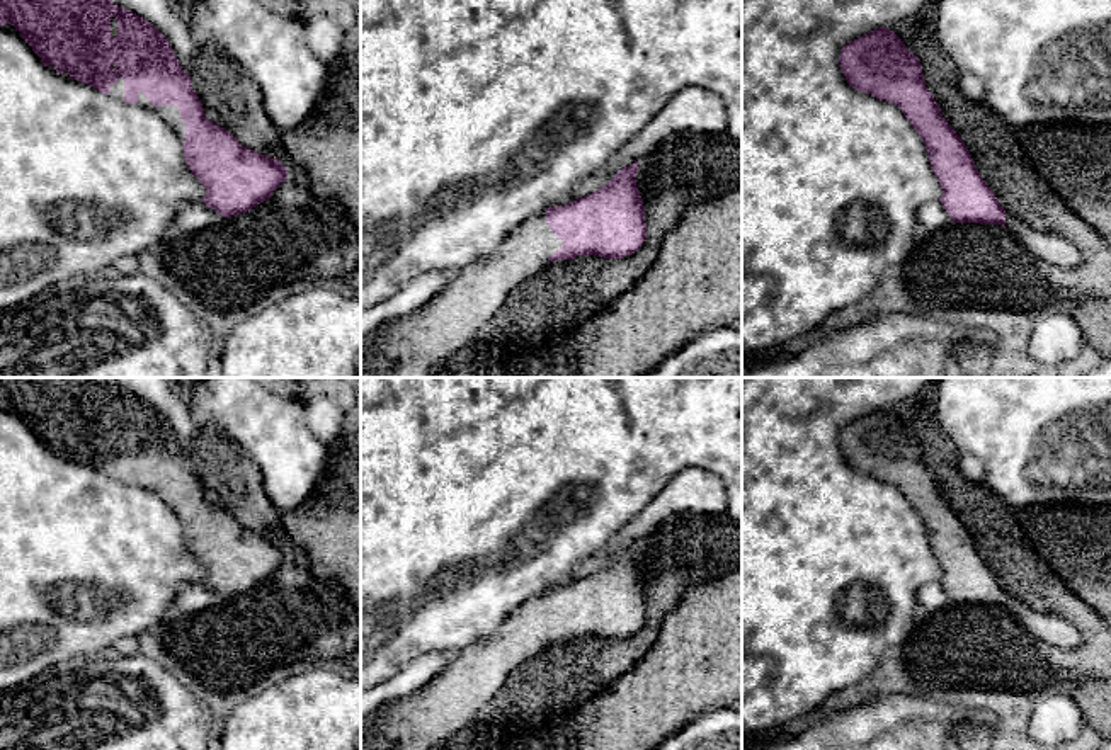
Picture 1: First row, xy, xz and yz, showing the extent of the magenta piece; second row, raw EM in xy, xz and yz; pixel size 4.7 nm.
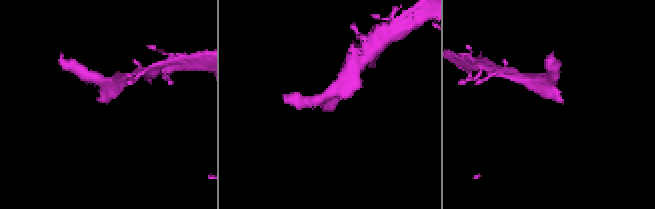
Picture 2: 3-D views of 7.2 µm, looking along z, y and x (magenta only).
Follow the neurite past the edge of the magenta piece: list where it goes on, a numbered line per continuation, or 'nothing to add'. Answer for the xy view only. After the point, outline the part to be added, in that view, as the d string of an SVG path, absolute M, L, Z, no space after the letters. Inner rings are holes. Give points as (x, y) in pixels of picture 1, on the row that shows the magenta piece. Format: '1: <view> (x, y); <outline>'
1: xy (170, 114); M143 92L138 94L138 105L143 105L146 109L158 112L163 117L163 121L177 133L177 136L184 143L184 139L185 139L185 122L180 117L177 105L157 105L155 107L151 104L151 100L145 97Z

